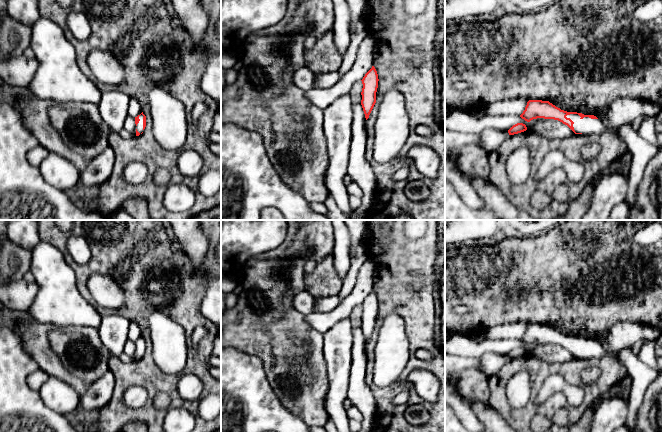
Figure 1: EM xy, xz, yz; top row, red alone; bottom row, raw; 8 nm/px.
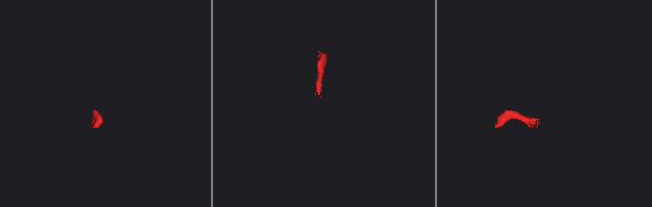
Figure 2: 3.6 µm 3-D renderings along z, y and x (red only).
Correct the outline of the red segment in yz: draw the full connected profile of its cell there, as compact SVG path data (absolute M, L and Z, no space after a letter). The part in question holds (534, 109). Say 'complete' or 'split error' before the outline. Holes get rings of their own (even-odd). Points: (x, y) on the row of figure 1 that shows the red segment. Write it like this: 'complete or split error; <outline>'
split error; M529 100L520 117L527 122L537 118L558 120L567 125L575 134L600 135L607 129L594 115L567 112L549 101L542 100Z

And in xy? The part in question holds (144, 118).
split error; M143 112L135 117L135 124L136 124L136 136L139 136L143 133L143 130L146 127L146 116L143 114Z

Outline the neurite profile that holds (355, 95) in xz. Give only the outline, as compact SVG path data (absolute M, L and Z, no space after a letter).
M359 80L359 81L355 82L353 84L352 88L350 89L348 94L349 94L351 102L352 102L352 108L353 108L354 104L361 102L361 100L362 100L362 95L361 95L362 88L363 88L362 81Z

